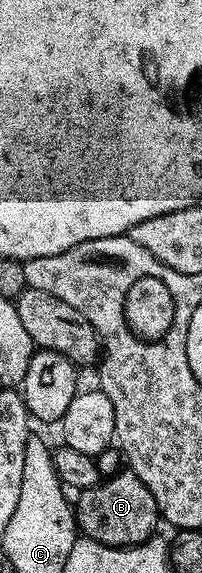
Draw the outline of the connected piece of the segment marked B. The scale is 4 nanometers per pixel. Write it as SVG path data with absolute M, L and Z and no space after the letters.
M122 469L104 481L81 492L75 505L78 532L86 539L94 539L108 547L134 547L154 538L159 524L159 512L151 489L139 481L134 471Z

